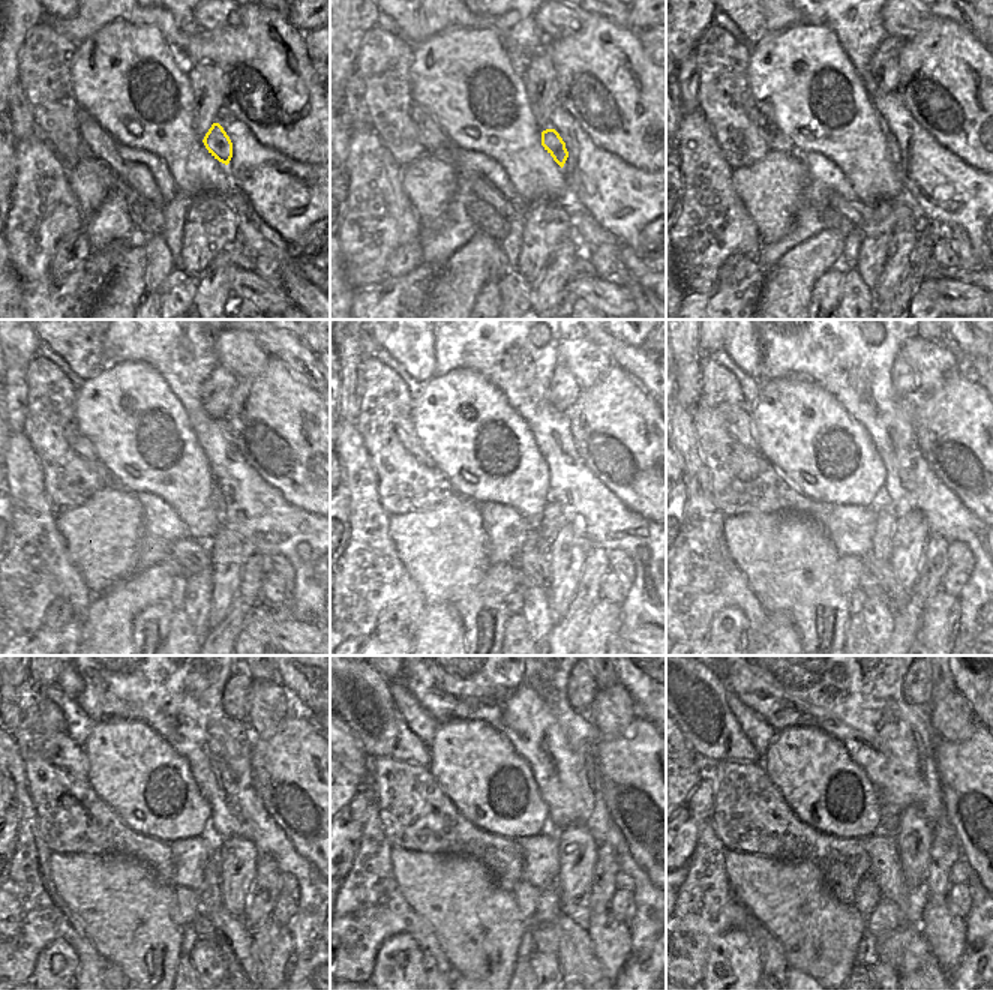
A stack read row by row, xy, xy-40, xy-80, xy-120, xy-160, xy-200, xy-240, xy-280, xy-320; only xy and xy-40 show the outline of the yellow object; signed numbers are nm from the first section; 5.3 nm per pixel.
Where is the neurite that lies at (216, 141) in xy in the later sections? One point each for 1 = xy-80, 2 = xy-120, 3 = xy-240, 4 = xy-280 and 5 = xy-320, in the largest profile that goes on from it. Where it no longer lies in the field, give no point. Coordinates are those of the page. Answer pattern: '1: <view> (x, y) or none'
1: xy-80 (893, 150)
2: xy-120 (219, 503)
3: xy-240 (210, 891)
4: xy-280 (549, 906)
5: xy-320 (885, 917)

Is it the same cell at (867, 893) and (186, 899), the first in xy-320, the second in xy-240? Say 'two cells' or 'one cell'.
one cell

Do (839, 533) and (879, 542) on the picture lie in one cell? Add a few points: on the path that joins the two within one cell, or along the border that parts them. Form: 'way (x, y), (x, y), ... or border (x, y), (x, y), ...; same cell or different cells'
border (875, 507), (876, 525), (870, 554); different cells

